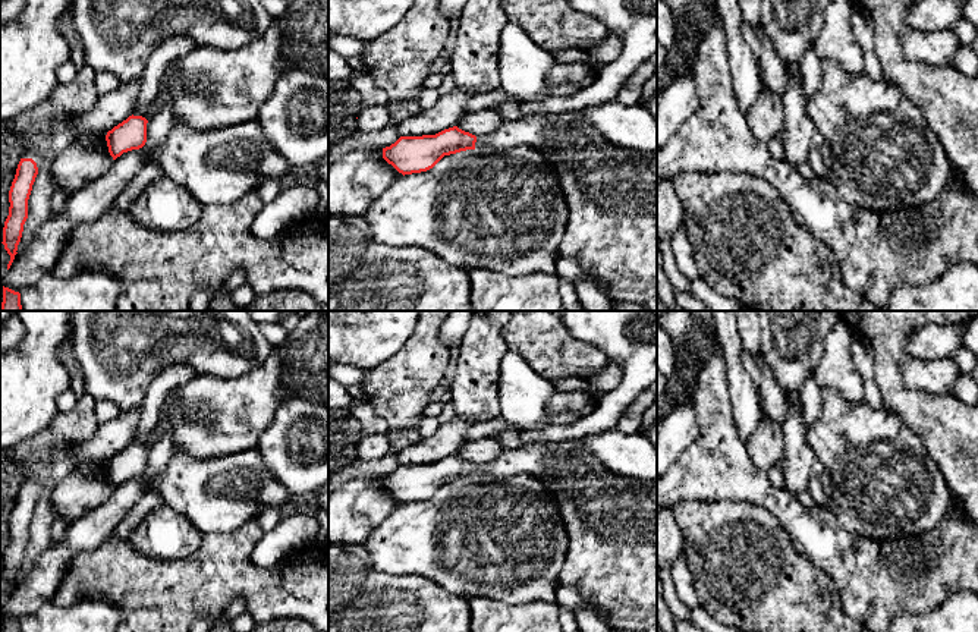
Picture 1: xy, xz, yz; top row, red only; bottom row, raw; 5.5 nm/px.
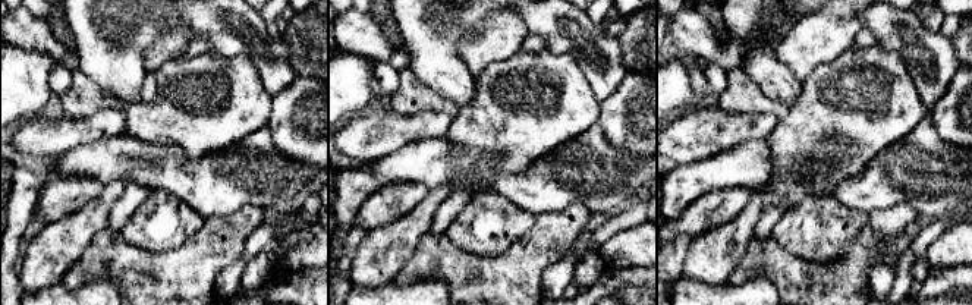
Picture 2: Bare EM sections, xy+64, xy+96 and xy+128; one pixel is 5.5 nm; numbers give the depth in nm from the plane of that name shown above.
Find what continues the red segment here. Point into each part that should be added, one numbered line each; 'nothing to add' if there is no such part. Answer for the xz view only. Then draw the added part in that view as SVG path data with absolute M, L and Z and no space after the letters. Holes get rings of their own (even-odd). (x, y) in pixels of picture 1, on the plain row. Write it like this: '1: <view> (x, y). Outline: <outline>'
1: xz (610, 521). Outline: M581 440L562 443L529 443L503 450L494 460L477 465L475 478L503 479L528 474L541 479L557 500L569 538L560 585L578 587L609 617L611 629L628 632L657 632L657 478L630 479L603 466Z

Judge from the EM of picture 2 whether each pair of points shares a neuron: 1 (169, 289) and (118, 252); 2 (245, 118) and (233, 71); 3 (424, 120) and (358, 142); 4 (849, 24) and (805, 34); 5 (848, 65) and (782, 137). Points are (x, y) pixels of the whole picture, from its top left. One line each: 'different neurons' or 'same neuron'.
1: same neuron
2: same neuron
3: same neuron
4: same neuron
5: same neuron

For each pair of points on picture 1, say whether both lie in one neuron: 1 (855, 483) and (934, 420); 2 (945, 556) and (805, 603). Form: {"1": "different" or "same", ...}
{"1": "different", "2": "different"}

